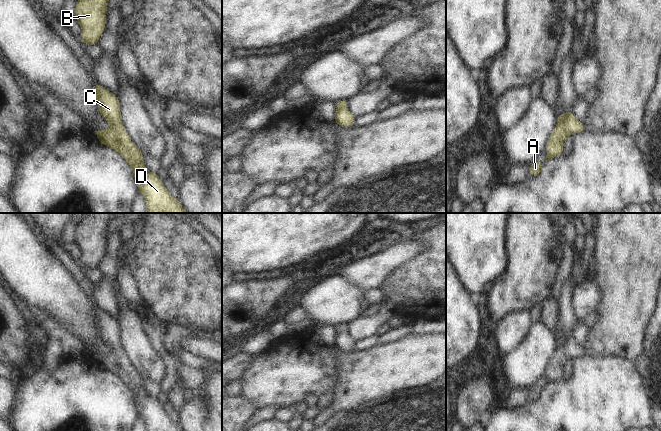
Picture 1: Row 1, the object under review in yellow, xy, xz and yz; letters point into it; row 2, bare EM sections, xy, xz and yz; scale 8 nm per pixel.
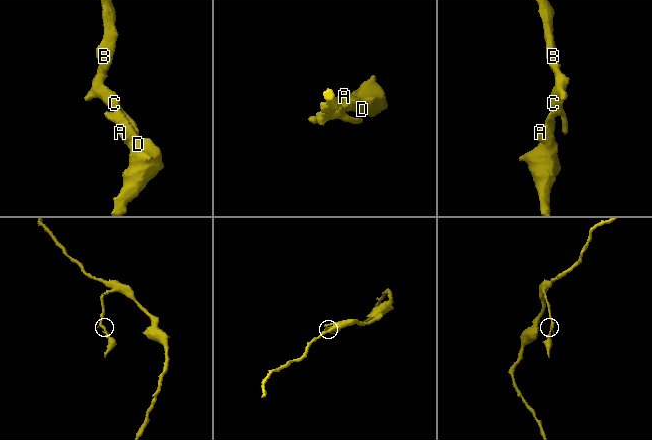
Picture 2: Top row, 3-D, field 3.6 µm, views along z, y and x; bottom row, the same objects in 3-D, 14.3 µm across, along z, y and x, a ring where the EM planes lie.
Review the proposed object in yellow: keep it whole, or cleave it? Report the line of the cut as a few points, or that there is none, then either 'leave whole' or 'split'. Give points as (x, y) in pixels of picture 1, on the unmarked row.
cut none; leave whole

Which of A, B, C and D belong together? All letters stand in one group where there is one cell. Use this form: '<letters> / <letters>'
A B C D

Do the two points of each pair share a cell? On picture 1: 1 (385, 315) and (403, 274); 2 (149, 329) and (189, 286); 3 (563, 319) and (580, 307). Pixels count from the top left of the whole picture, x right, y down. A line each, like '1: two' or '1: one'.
1: two
2: two
3: two

